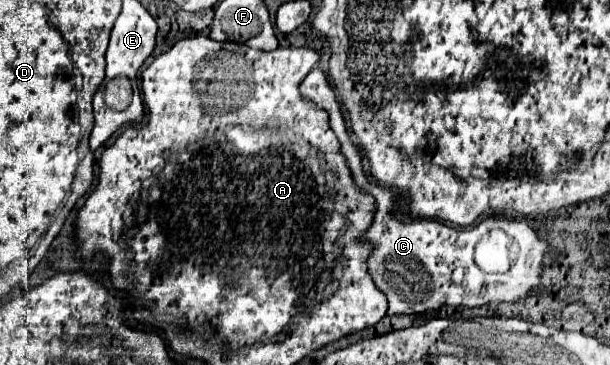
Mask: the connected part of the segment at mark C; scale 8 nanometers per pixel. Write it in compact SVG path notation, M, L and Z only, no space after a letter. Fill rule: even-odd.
M315 68L311 70L305 80L299 86L299 92L303 98L311 100L313 104L321 106L325 112L329 112L331 118L331 130L335 132L337 140L341 142L341 154L347 160L347 166L351 170L353 182L365 190L369 196L375 198L375 218L369 226L369 230L363 234L363 242L369 242L373 246L369 254L369 274L375 282L375 286L385 292L389 300L389 314L421 314L427 310L435 310L443 304L451 306L481 306L487 302L515 302L523 298L527 292L539 288L539 272L543 264L543 254L549 250L547 242L541 240L525 222L517 220L483 220L479 226L473 228L451 228L445 224L439 224L437 220L417 219L413 221L401 221L391 218L393 198L395 194L387 188L381 188L377 184L371 184L363 172L359 148L349 140L347 128L337 104L337 98L325 78L325 74ZM501 228L505 230L519 246L517 260L511 264L511 280L497 280L491 282L491 276L485 274L473 260L477 242L489 234L491 230Z

